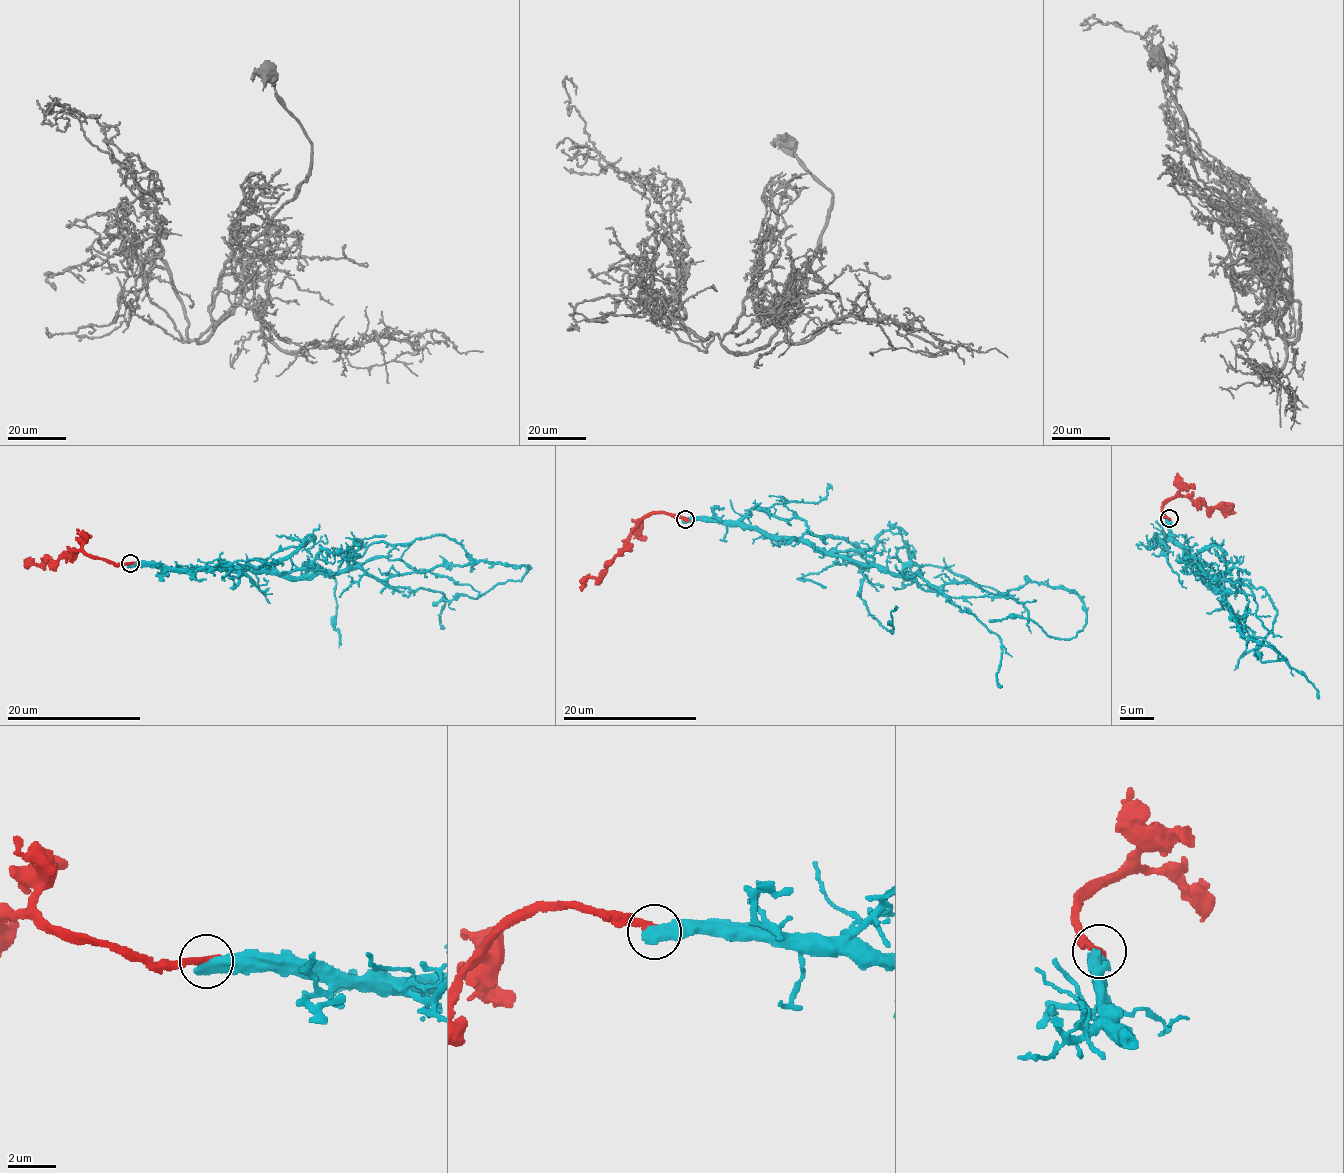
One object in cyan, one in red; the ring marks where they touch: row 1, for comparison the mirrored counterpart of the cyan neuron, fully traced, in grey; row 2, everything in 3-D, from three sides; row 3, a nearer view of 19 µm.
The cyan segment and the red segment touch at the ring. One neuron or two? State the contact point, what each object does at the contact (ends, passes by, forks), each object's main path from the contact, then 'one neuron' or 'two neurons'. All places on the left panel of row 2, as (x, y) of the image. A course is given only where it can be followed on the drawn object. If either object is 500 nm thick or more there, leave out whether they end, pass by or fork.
place (130, 563); course cyan (130, 563), (294, 578), (363, 569), (381, 580), (472, 561), (530, 566), (478, 598), (433, 605); course red (130, 563), (115, 564), (76, 550), (59, 560), (25, 567); two neurons

